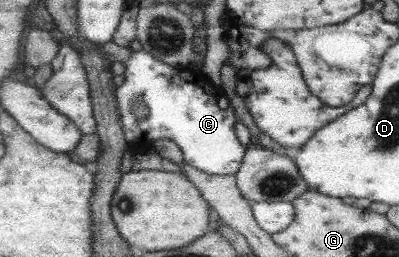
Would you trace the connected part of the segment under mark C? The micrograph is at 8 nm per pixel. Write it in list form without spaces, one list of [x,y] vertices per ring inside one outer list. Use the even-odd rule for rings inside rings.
[[[142,50],[134,51],[125,63],[123,84],[117,87],[117,98],[121,121],[125,131],[127,143],[136,147],[138,151],[145,151],[146,148],[152,148],[152,143],[158,139],[170,139],[182,151],[183,161],[205,171],[212,175],[232,175],[238,173],[243,166],[247,146],[238,141],[236,135],[236,125],[238,117],[234,113],[234,107],[230,99],[217,90],[211,91],[203,86],[200,80],[193,82],[186,81],[180,72],[184,69],[180,66],[174,67],[164,63],[162,59],[156,59],[151,52]],[[143,99],[150,108],[150,117],[138,121],[133,111],[133,105],[137,100]]]

